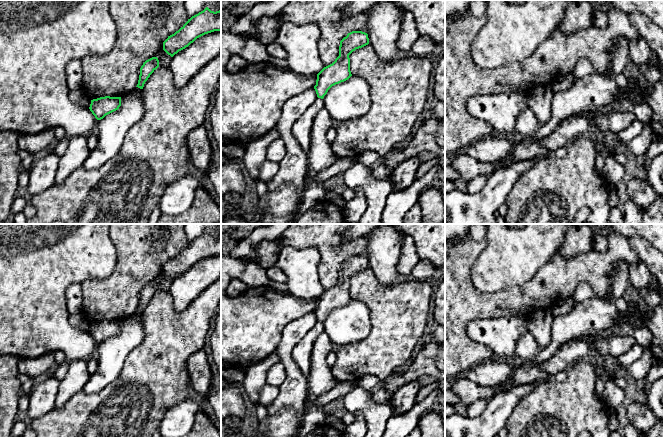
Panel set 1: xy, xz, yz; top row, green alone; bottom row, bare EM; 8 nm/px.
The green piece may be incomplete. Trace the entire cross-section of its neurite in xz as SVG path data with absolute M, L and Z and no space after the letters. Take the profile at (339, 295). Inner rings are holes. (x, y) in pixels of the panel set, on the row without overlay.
M352 255L340 265L339 280L317 298L314 313L318 322L323 323L332 310L344 306L352 300L349 279L368 268L368 258L362 255Z

